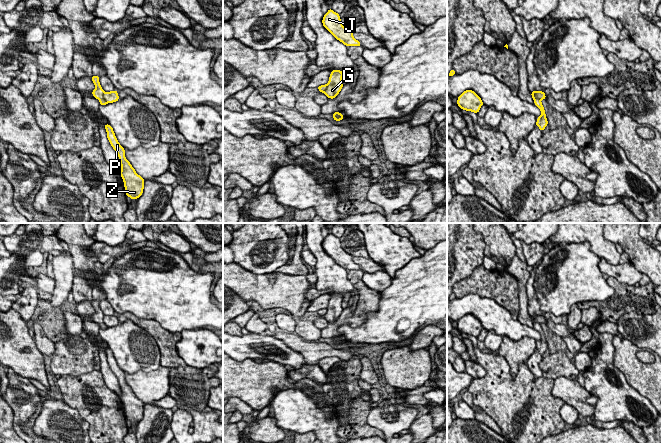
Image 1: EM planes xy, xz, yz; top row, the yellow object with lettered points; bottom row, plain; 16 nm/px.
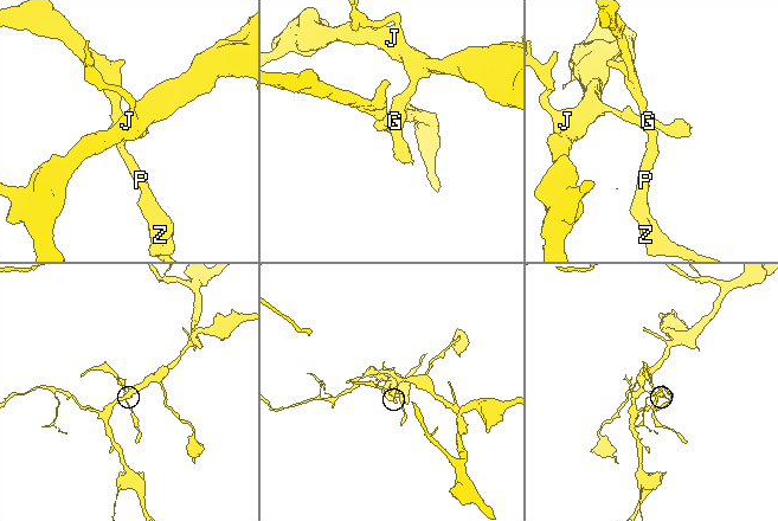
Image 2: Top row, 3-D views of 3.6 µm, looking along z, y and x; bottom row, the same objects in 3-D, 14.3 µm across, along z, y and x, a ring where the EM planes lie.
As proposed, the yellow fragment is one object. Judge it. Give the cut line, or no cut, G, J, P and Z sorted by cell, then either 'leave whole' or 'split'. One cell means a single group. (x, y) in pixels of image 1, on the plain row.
cut in xy along (103, 316), (103, 322), (107, 326); G J / P Z; split

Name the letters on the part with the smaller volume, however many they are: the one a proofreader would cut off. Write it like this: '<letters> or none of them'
P, Z

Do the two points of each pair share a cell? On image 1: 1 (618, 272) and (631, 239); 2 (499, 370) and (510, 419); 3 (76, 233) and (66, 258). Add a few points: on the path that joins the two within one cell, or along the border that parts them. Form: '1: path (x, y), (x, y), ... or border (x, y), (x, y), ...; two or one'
1: border (629, 260), (643, 273); two
2: path (500, 382), (500, 395), (510, 407); one
3: border (68, 250), (72, 259), (74, 274); two

